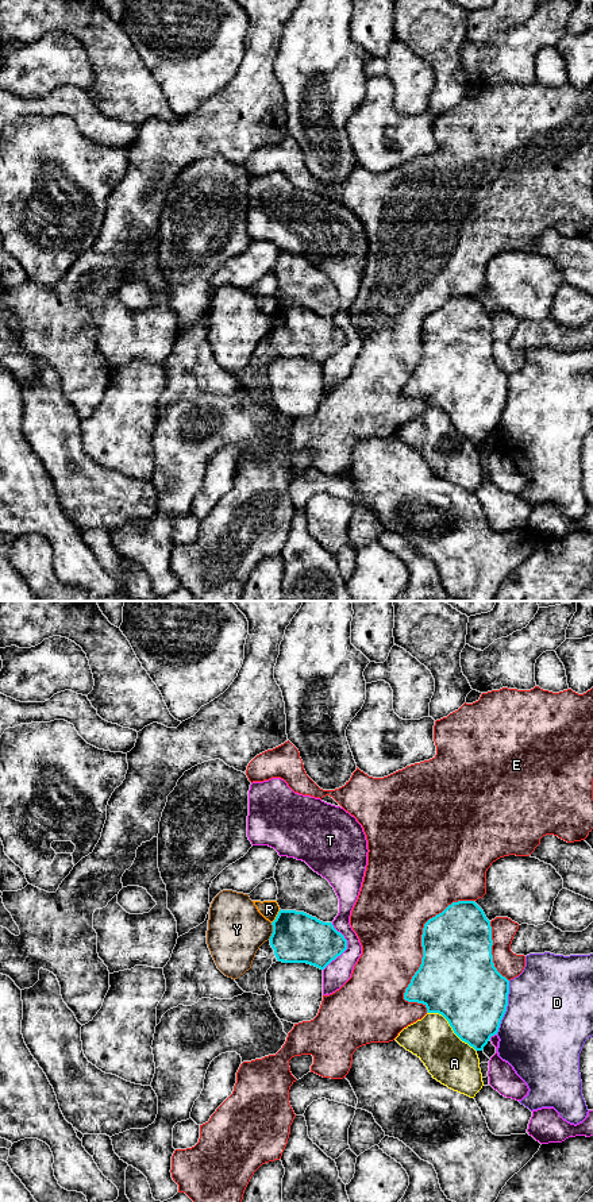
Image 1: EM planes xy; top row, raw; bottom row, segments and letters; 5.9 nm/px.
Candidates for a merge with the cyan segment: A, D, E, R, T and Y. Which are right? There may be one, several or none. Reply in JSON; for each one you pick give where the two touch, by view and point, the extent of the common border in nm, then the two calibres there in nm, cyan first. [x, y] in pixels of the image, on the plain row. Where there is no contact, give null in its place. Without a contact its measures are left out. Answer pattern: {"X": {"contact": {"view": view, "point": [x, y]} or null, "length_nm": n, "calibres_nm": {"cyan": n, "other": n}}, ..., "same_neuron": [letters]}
{"same_neuron": []}

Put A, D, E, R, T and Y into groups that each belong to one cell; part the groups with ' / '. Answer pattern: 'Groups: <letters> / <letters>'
Groups: A / D / E / R T / Y

